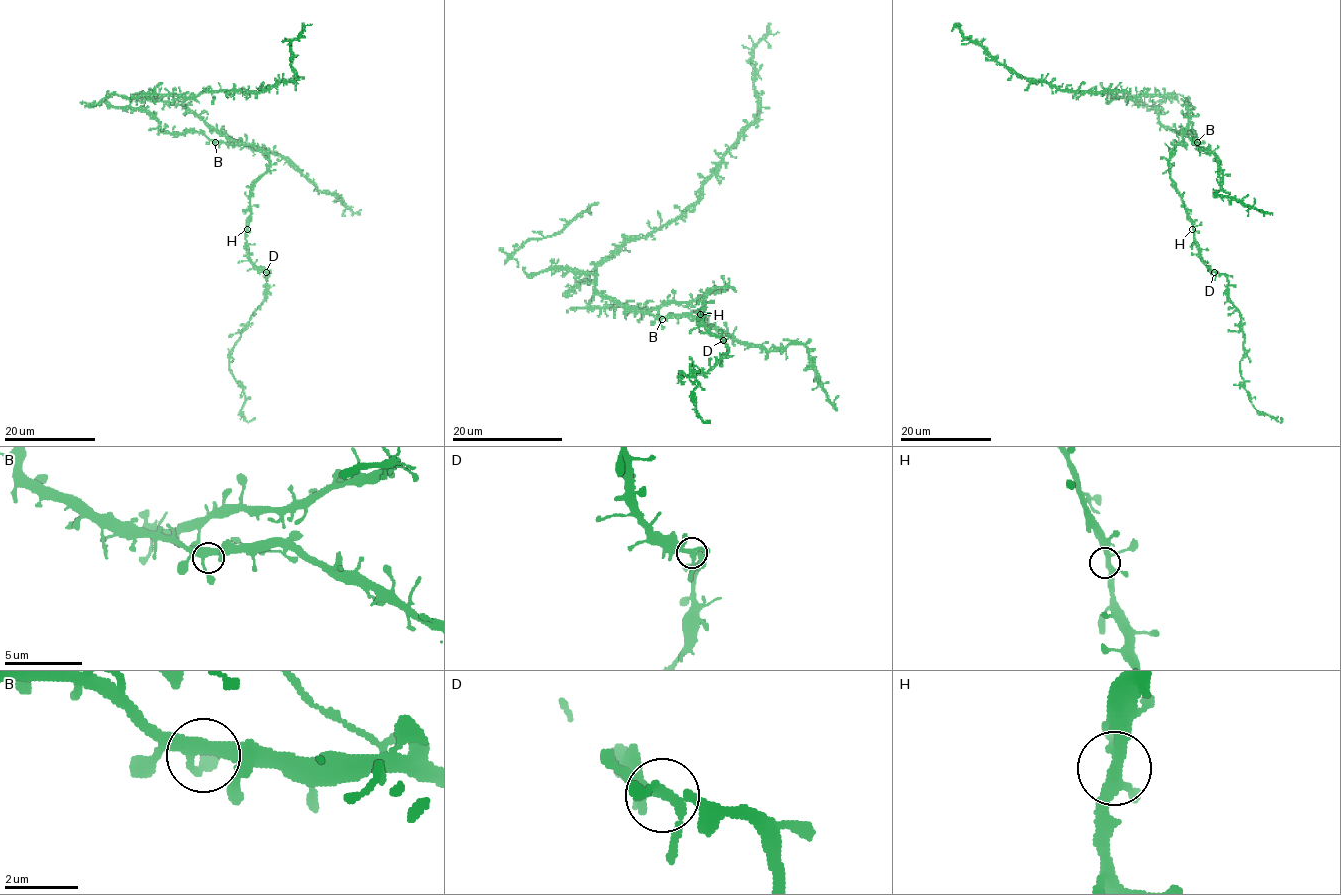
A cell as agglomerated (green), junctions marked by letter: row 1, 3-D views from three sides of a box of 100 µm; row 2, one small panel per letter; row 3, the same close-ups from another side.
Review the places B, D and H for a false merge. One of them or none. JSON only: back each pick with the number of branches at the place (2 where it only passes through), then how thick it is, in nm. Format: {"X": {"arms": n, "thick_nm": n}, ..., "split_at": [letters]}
{"split_at": []}

